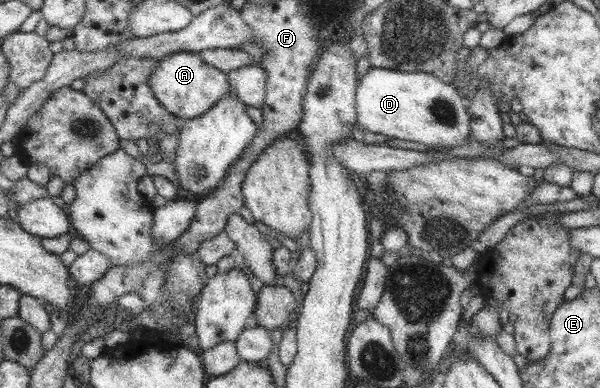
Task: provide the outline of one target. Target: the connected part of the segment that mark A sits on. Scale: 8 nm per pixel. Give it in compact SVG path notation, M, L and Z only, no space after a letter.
M177 52L156 62L155 72L151 74L147 83L164 110L176 115L178 120L185 121L204 115L221 98L232 93L227 75L216 67L208 66L199 53Z

